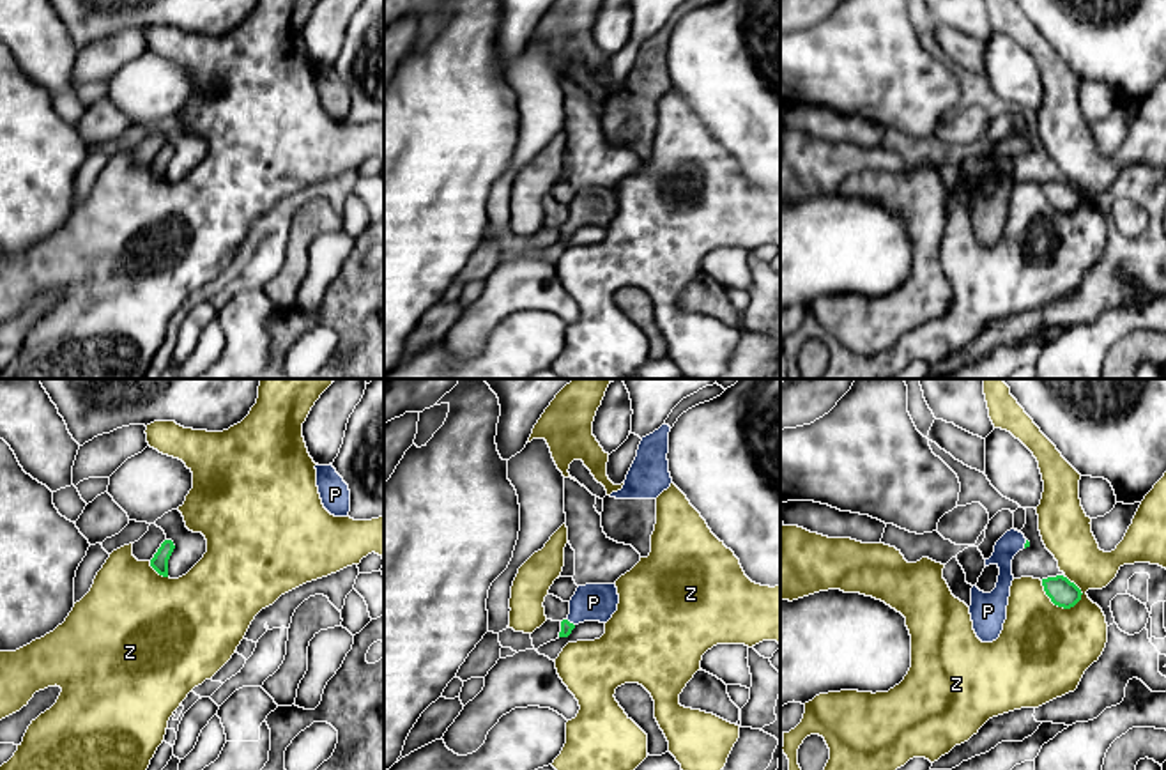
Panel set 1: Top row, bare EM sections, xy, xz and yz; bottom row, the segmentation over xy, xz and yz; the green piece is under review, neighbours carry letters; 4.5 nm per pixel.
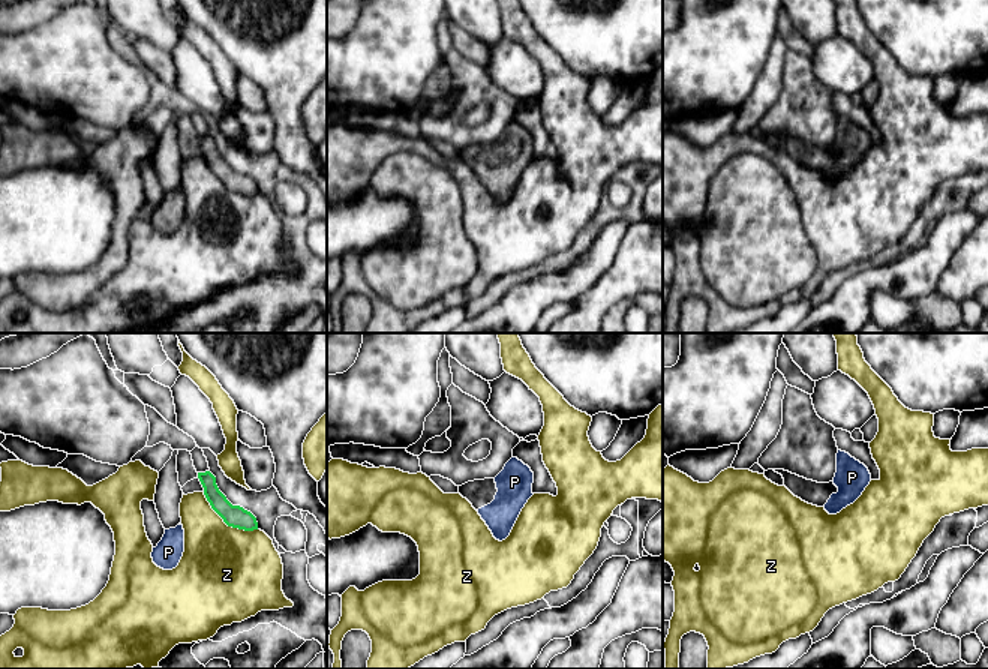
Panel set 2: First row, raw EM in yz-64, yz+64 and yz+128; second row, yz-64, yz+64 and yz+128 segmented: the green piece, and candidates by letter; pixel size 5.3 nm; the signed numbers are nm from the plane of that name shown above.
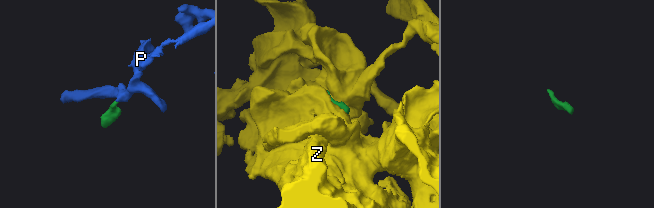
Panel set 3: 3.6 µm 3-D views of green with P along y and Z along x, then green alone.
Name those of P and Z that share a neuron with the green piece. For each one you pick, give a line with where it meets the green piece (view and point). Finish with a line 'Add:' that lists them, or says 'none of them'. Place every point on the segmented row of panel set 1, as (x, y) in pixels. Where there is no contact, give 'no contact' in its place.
P: contact xz (568, 622)
Add: P

